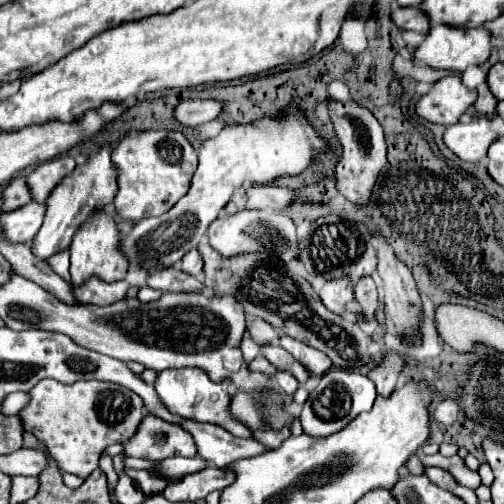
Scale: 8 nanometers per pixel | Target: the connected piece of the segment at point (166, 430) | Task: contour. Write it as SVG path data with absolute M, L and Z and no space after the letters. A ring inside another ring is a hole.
M147 414L137 428L137 434L125 442L127 456L165 460L173 456L195 456L195 440L179 424L159 420L153 414Z

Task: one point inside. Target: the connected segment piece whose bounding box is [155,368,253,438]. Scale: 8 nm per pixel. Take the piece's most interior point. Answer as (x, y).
(189, 392)

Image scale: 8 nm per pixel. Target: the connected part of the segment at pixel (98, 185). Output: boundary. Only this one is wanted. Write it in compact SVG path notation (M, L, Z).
M103 146L99 152L91 154L85 164L79 164L69 176L65 176L47 198L47 214L39 234L33 238L33 254L41 260L47 260L51 254L67 248L79 224L95 210L111 204L117 192L117 166L111 160L113 146Z

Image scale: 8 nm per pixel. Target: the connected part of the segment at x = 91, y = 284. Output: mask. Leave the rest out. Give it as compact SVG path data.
M91 276L81 286L73 286L73 296L81 304L99 304L107 306L121 300L127 292L129 284L125 280L119 282L103 282L97 276Z

